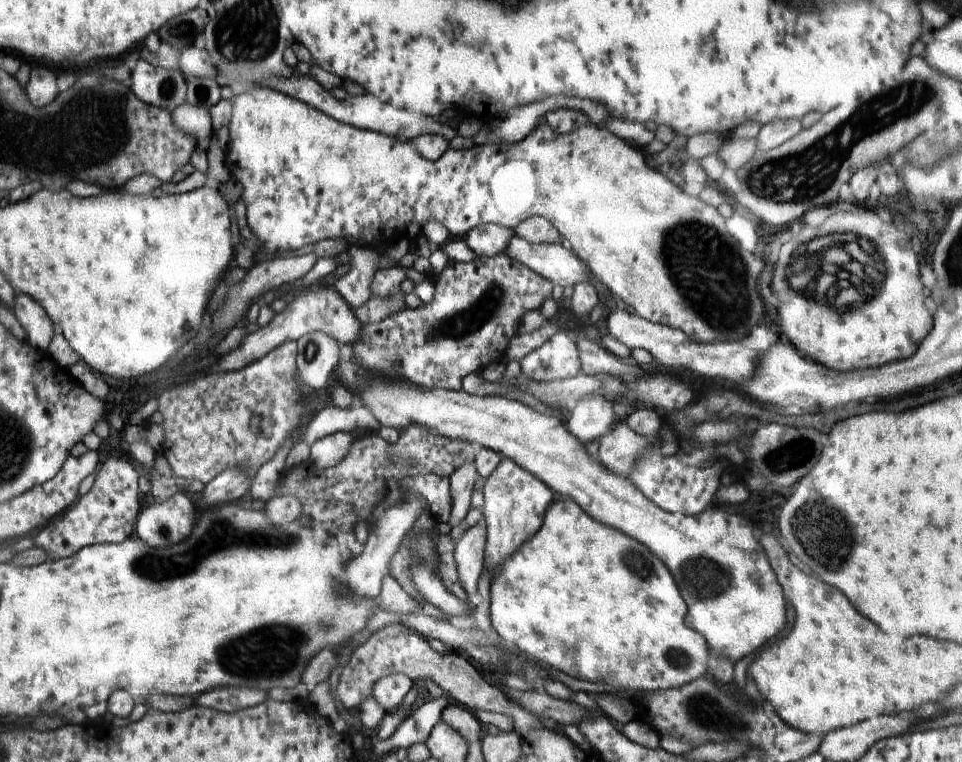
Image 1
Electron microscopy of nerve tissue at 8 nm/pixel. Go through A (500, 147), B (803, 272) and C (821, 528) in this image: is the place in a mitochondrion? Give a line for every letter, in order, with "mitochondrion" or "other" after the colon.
A: other
B: mitochondrion
C: mitochondrion

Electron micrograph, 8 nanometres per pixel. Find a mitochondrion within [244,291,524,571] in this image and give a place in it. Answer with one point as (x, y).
(310, 350)

